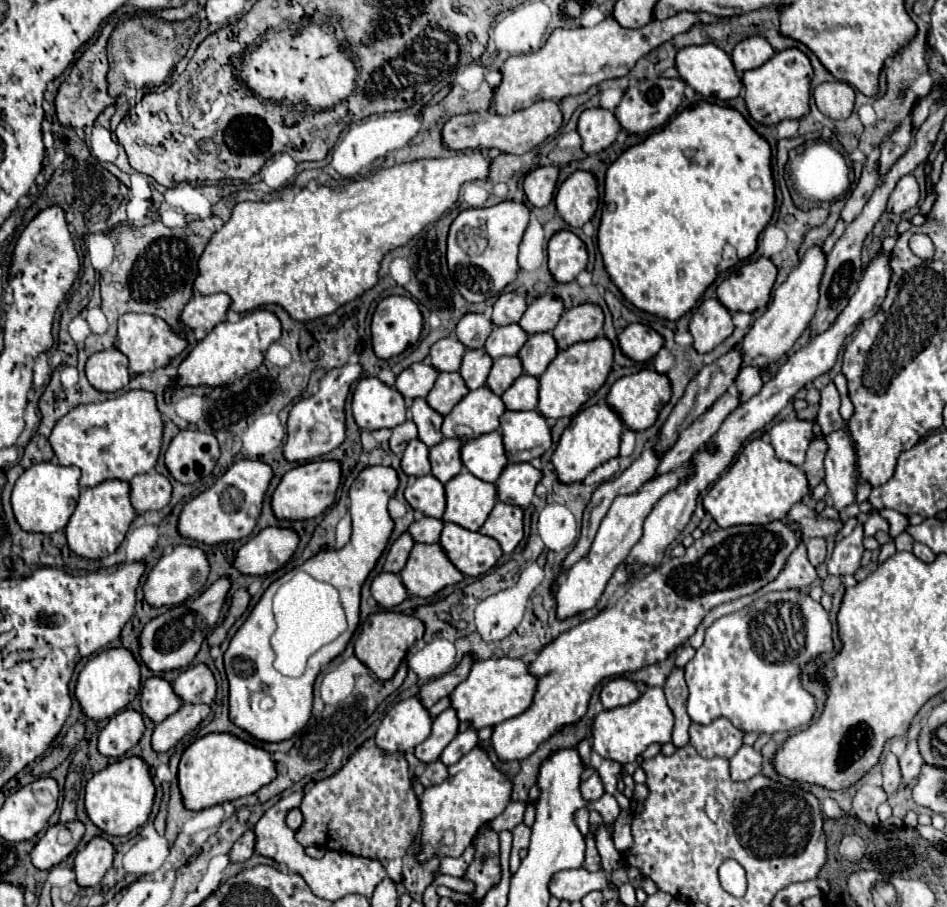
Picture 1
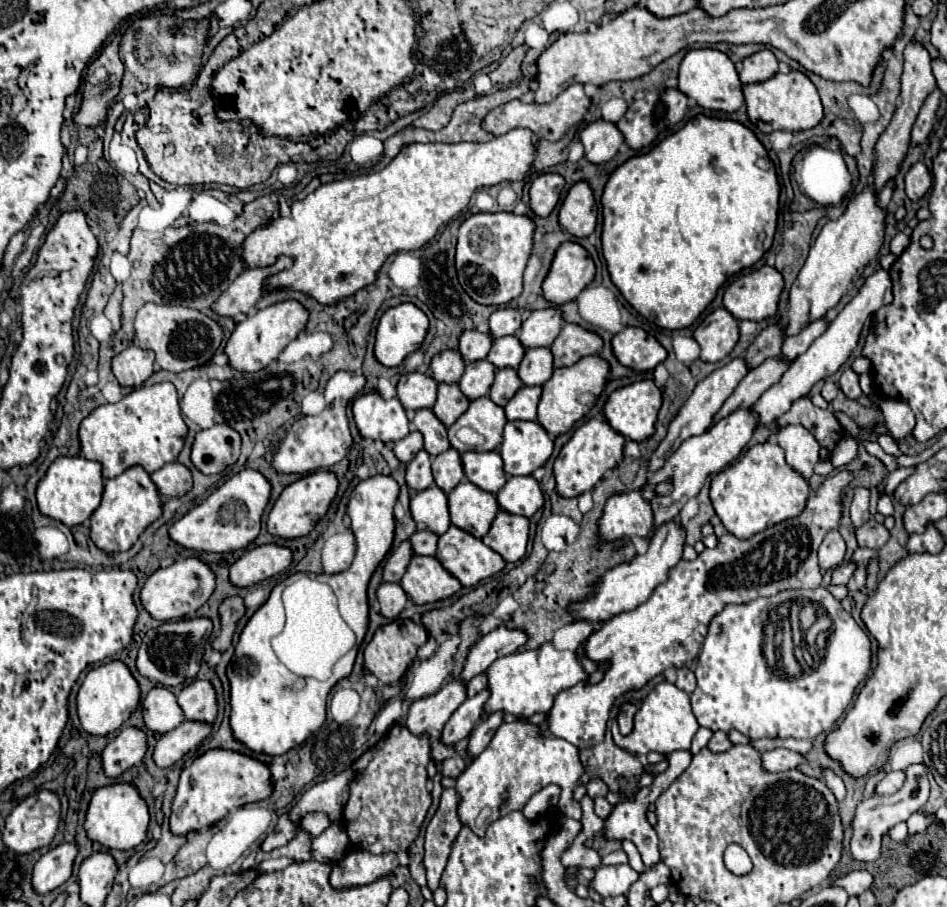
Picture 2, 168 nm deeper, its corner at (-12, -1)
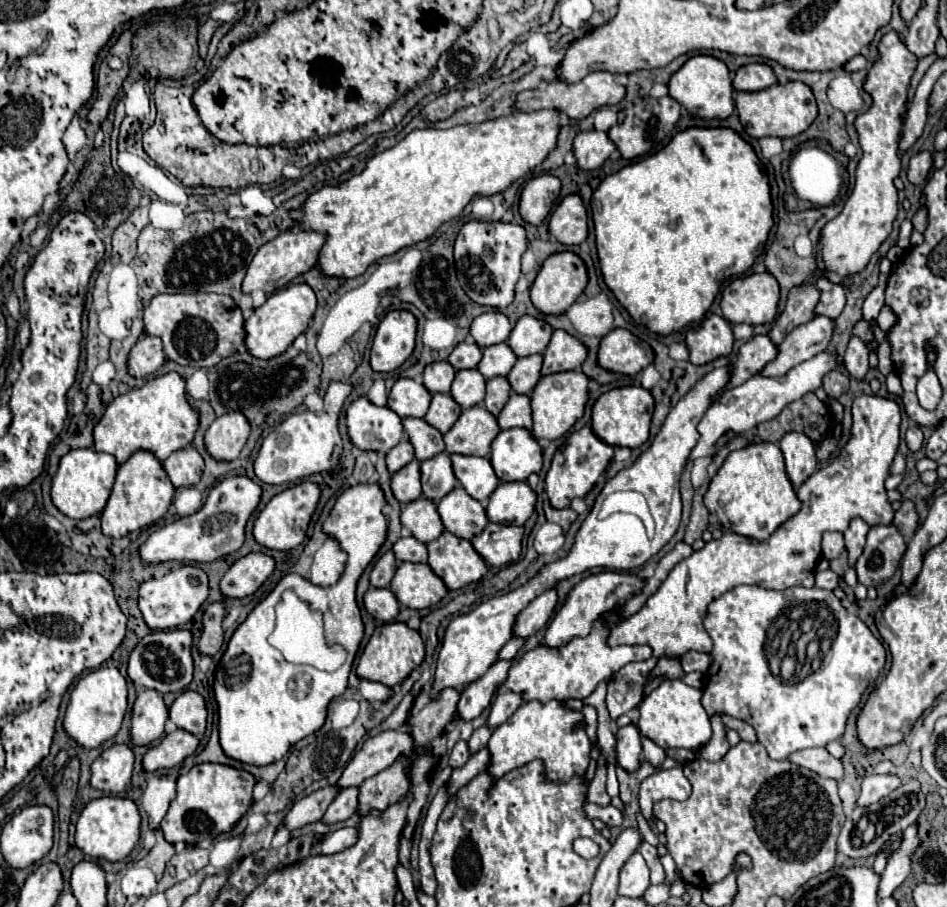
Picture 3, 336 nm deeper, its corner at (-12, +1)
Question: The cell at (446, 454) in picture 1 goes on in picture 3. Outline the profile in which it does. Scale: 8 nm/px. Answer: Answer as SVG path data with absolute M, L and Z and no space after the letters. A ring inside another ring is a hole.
M440 452L436 458L420 464L422 494L432 502L438 502L456 486L456 476L452 474L452 462L448 462L448 458L446 452Z

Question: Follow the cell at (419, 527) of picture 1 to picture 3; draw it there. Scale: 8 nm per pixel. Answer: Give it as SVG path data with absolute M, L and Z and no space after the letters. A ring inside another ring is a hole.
M412 536L400 538L392 546L392 552L398 562L426 562L426 558L428 558L426 546L422 542L416 542L416 538L412 538Z

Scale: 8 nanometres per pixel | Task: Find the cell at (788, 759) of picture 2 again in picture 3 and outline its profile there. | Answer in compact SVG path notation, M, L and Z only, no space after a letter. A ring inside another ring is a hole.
M812 748L812 750L800 750L800 752L796 752L796 754L792 754L792 758L788 758L788 760L792 760L794 764L798 764L798 766L804 766L804 768L810 768L812 772L816 772L816 774L820 774L820 776L824 776L824 778L834 778L834 780L840 780L842 776L844 776L844 768L842 768L842 760L840 758L834 758L826 748Z

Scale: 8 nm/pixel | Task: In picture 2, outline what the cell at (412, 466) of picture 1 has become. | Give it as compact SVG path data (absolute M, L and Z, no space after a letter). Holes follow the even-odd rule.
M420 450L414 460L406 464L406 482L410 490L424 490L434 484L432 458L426 450Z

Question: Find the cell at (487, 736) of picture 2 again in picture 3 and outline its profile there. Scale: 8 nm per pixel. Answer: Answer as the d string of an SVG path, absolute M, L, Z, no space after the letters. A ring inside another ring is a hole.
M500 690L492 708L490 708L490 718L488 718L488 726L500 726L502 722L506 722L520 706L524 704L522 694L510 692L510 690Z

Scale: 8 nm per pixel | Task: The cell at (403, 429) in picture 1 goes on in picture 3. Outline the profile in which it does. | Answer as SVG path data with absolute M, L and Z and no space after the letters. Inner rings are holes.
M408 440L400 442L398 446L394 446L388 454L386 454L386 464L388 464L388 472L394 474L398 472L400 468L404 468L406 464L410 464L414 460L414 454L412 454L412 444Z

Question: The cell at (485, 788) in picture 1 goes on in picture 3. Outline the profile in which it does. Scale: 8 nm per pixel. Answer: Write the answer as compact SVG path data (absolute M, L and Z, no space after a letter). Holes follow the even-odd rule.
M536 700L524 702L524 706L520 706L504 724L492 732L488 740L492 766L488 766L488 772L494 778L502 778L506 772L540 758L546 764L546 776L556 782L566 782L574 774L584 774L590 762L592 746L586 730L578 728L582 720L584 714L580 710L568 708L562 700L550 700L546 704Z

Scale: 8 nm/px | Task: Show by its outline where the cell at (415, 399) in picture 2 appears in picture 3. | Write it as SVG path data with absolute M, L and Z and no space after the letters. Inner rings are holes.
M400 378L390 390L386 406L394 410L400 418L408 418L408 416L424 418L424 414L428 412L430 400L432 400L432 394L422 384L410 378Z

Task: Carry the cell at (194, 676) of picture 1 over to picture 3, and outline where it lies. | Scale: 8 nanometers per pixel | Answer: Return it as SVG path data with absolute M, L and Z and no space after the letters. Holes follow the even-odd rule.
M186 690L170 706L170 720L176 724L176 728L182 728L198 738L204 736L206 716L208 712L206 712L204 698L198 692Z

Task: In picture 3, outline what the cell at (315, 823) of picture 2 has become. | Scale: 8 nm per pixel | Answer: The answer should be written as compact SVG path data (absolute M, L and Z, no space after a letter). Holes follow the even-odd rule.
M344 788L340 792L340 798L336 798L336 802L332 802L332 806L328 806L326 814L324 814L324 822L328 824L336 824L336 822L344 822L348 820L354 812L358 810L358 788Z

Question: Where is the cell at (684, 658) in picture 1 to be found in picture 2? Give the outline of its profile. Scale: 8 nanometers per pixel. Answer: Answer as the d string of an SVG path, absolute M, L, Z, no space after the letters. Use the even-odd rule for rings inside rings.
M682 666L678 670L678 680L676 680L676 686L684 692L692 692L696 688L696 678L694 678L694 672L688 668L688 666Z

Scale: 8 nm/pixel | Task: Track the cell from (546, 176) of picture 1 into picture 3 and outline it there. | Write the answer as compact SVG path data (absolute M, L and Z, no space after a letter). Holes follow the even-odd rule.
M542 174L532 178L520 194L518 212L522 220L534 226L542 224L542 220L550 214L552 206L556 204L558 196L560 196L560 180L556 176Z

